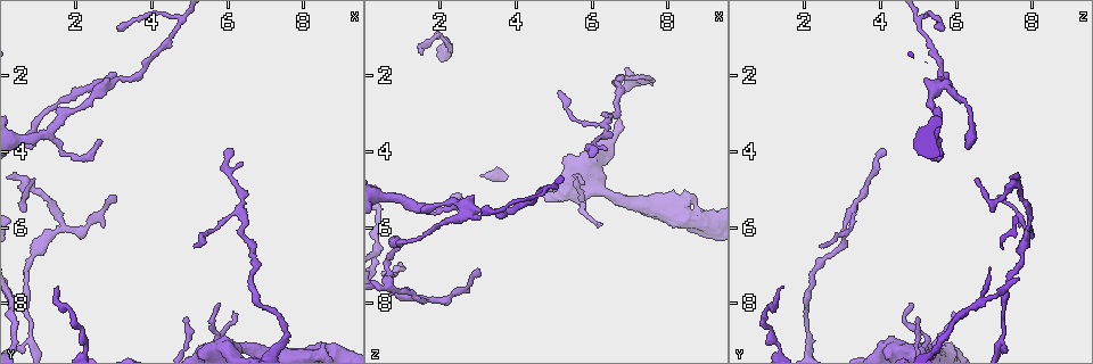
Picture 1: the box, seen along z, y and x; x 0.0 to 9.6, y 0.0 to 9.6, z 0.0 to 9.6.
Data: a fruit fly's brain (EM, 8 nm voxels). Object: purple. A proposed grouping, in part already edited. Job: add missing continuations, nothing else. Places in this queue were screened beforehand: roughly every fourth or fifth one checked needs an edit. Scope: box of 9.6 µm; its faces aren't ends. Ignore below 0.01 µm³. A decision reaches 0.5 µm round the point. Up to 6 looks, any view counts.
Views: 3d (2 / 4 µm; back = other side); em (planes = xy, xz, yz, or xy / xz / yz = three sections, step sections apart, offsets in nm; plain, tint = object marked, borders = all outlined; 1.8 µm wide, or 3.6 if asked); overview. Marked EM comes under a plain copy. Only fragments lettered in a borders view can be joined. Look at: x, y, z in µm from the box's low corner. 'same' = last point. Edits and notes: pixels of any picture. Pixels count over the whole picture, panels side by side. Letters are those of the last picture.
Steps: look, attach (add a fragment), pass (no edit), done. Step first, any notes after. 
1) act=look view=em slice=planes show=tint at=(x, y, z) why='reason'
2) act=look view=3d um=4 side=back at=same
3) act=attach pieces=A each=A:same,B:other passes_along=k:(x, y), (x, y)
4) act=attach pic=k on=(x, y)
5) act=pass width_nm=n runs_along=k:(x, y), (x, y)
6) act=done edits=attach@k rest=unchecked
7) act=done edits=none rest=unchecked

act=look view=3d um=2 at=(5.10, 6.50, 2.35) why='tapers out'

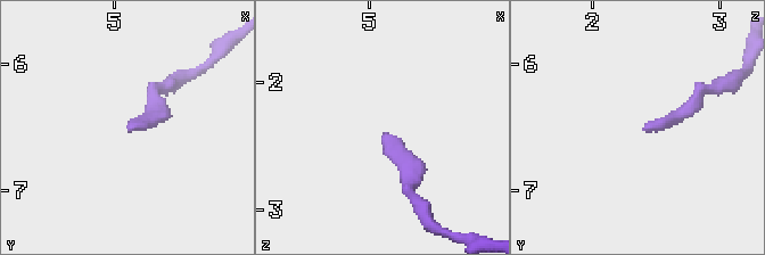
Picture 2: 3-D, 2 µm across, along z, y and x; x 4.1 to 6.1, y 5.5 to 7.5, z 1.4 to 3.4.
act=look view=em slice=planes show=borders at=(5.10, 6.50, 2.42)

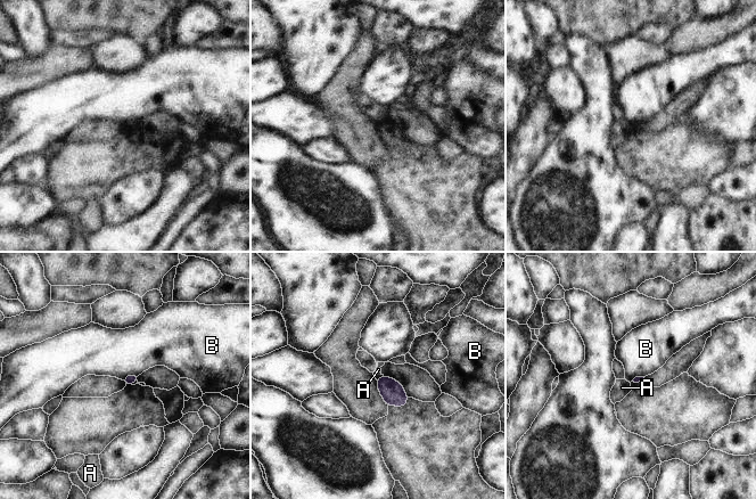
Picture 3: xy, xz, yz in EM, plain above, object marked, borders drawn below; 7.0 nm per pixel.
act=pass each=A:other,B:other border=3:(138, 374), (129, 374), (122, 379) found='none of them fits'

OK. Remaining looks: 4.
act=look view=3d um=4 side=back at=(6.25, 8.25, 5.95) why='free end'

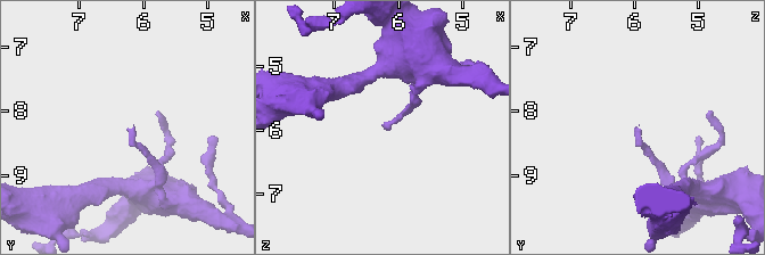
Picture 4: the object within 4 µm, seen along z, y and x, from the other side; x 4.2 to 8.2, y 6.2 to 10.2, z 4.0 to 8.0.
act=look view=em slice=yz step=8 show=borders at=(6.30, 8.30, 5.95)

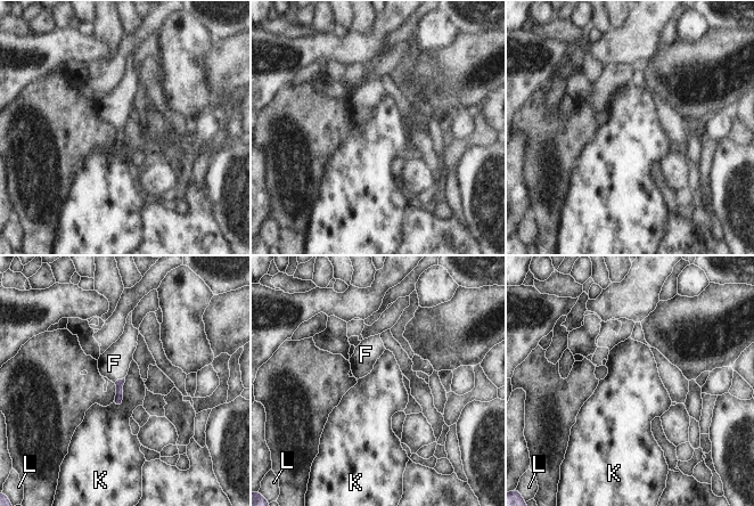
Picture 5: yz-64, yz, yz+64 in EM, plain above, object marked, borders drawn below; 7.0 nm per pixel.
act=look view=em slice=planes show=borders at=same

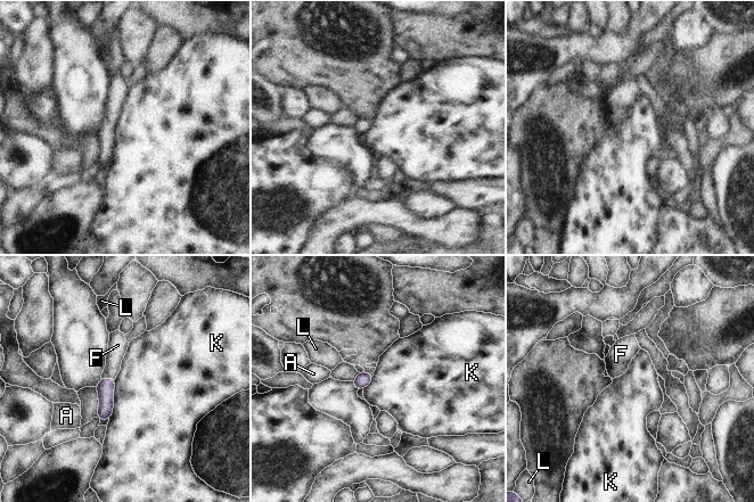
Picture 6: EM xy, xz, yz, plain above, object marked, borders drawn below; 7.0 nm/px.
act=attach pieces=F width_nm=100 each=A:other,F:same,K:other,L:other passes_along=6:(105, 388), (108, 379), (117, 345) found='it goes on there'

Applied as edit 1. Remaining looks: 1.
act=look view=em slice=xy step=4 show=borders at=(4.90, 8.45, 5.05) why='branch stops here'

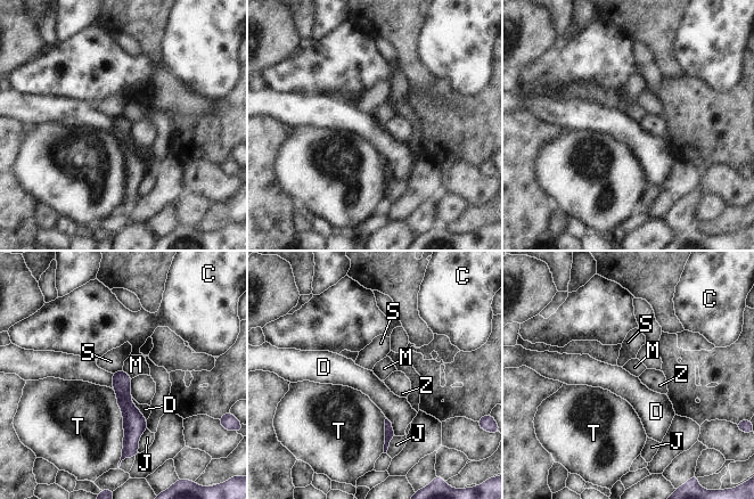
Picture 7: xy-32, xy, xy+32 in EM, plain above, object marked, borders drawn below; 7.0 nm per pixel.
act=pass each=C:other,D:other,J:other,M:other,S:other,T:other,Z:other runs_along=7:(121, 373), (132, 446) found='no lettered fragment goes on from it'

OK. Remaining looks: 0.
act=done edits=attach@6 rest=unchecked

